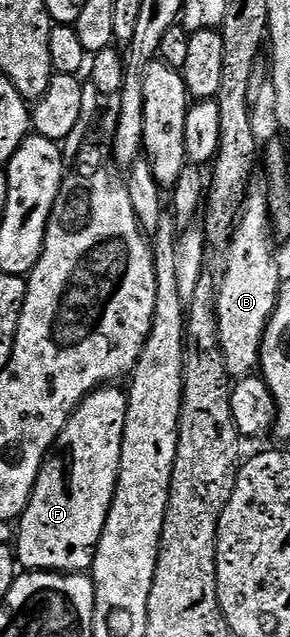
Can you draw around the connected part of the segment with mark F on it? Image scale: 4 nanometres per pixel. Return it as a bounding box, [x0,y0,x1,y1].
[17,386,127,574]

